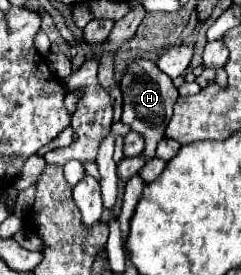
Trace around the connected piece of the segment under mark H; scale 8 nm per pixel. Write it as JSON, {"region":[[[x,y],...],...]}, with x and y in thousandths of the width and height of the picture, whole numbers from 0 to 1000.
{"region":[[[618,215],[544,222],[494,287],[494,316],[510,338],[510,425],[502,447],[535,455],[552,476],[585,484],[602,505],[602,585],[643,571],[651,520],[685,498],[685,455],[718,418],[718,382],[743,360],[743,331],[718,316],[718,295],[643,244]]]}

